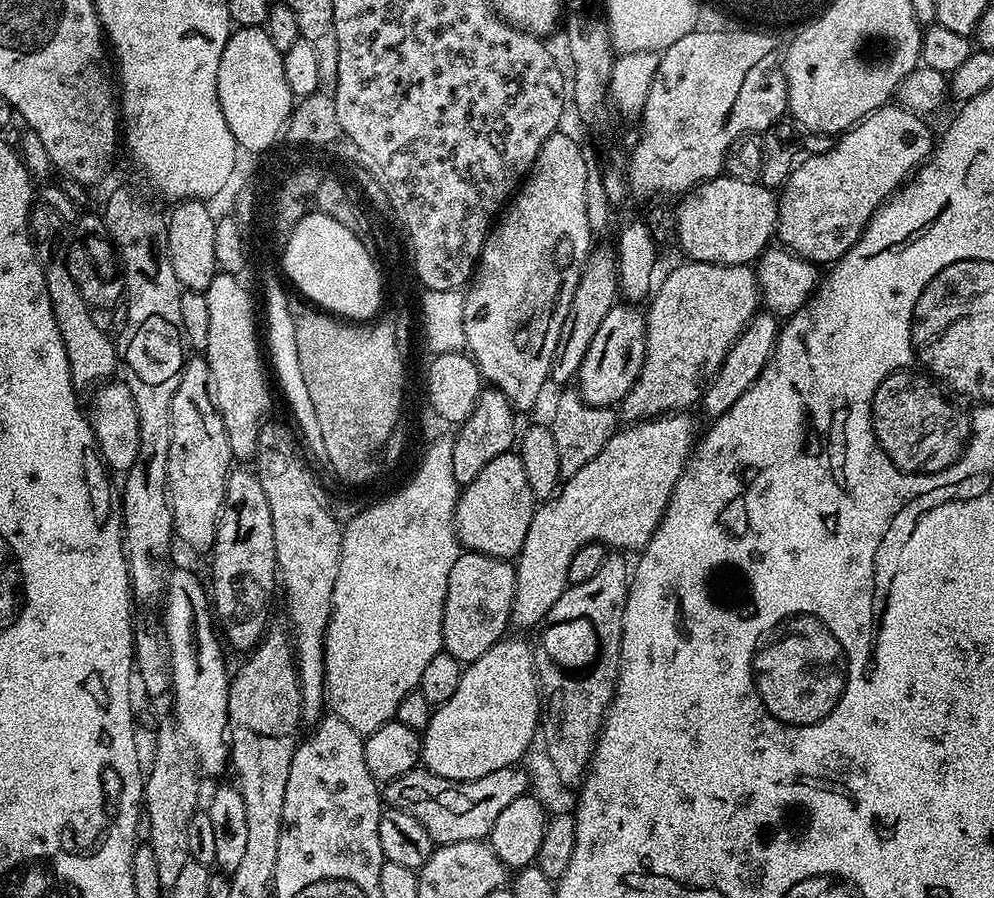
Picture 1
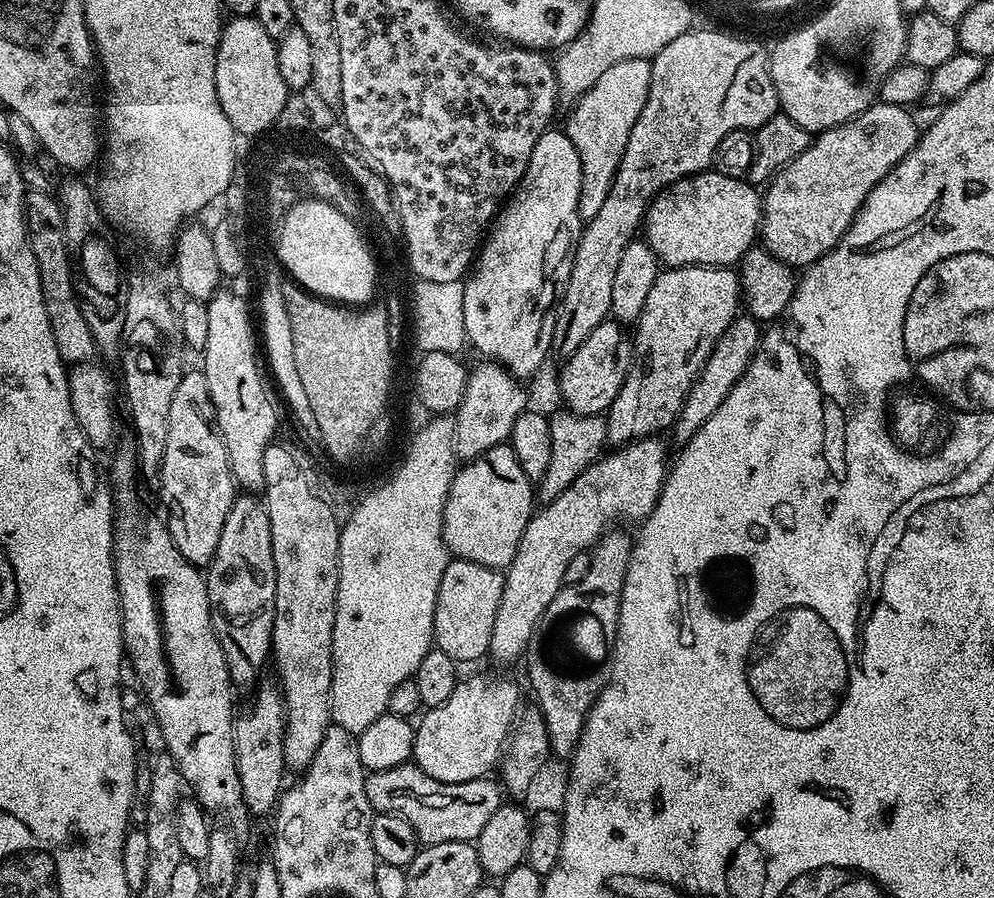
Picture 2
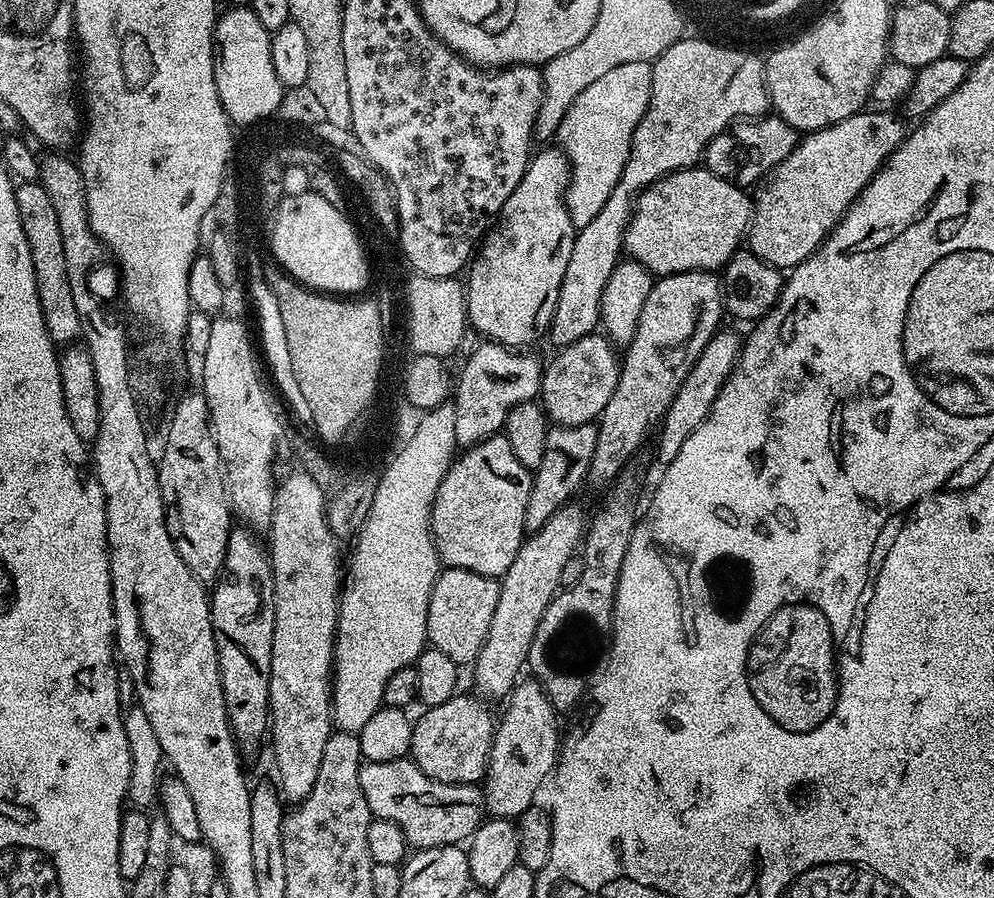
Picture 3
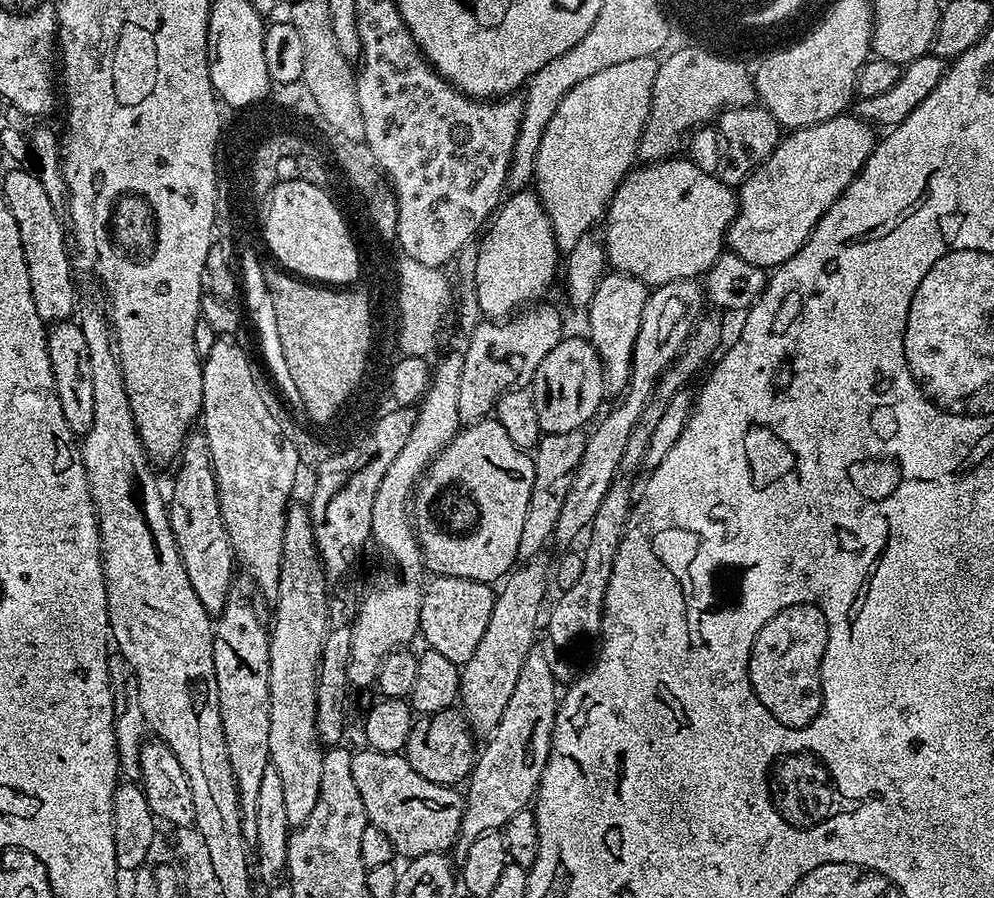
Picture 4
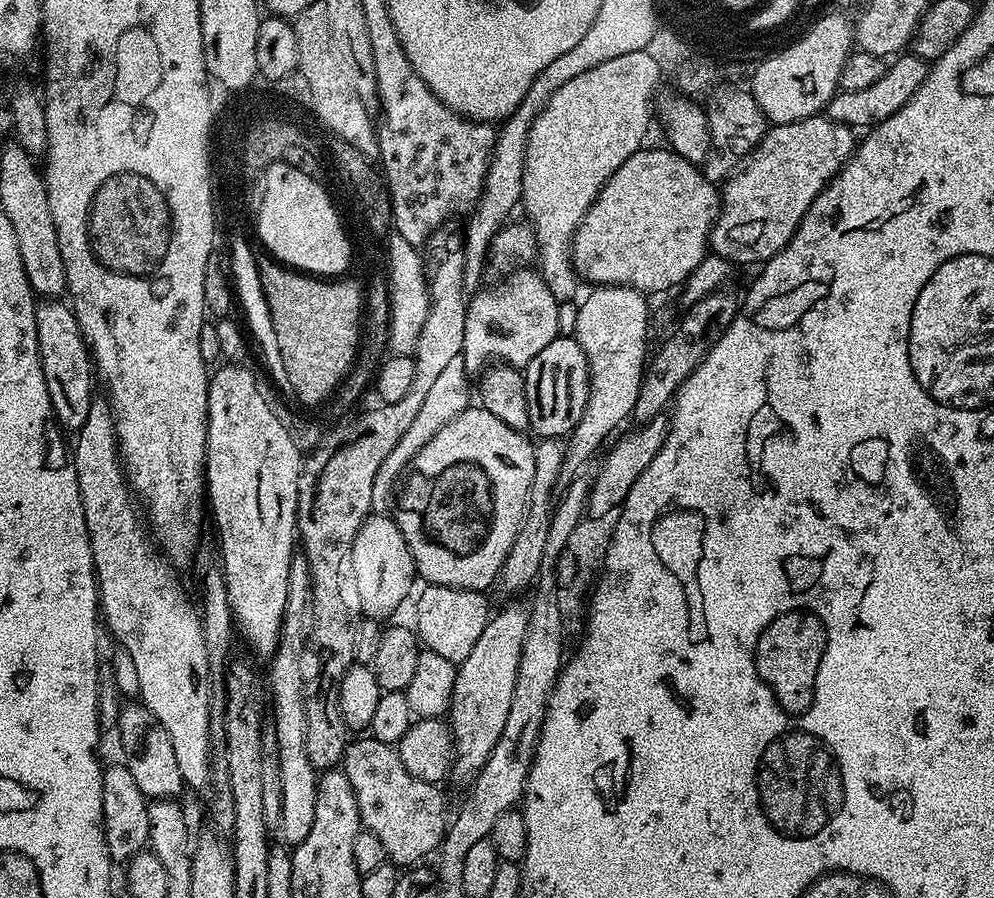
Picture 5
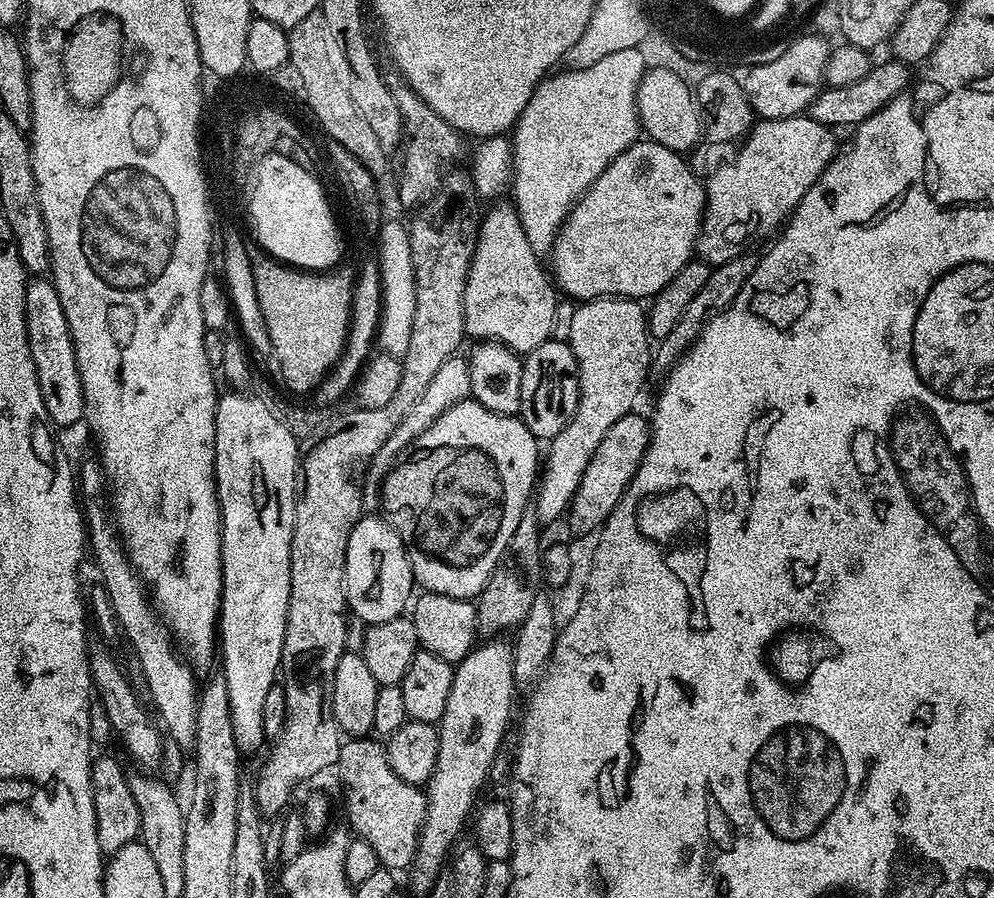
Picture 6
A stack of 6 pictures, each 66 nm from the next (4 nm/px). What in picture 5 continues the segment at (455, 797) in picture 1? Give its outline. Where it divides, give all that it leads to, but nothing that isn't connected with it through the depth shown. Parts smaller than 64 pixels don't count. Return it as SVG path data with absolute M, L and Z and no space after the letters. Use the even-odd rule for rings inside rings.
M371 738L349 739L342 771L354 790L363 831L374 834L374 838L382 842L393 865L419 865L423 856L431 852L433 855L439 849L450 823L450 808L448 812L444 796L437 785L422 782L422 778L414 778L414 774L402 766L402 758L393 745Z

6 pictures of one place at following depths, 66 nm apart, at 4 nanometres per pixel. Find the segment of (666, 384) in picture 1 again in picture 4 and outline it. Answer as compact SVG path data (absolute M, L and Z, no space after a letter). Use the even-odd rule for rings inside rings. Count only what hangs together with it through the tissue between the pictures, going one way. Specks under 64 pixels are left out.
M699 279L670 282L649 291L646 310L642 310L642 326L638 326L638 338L634 342L632 373L628 386L622 393L624 401L608 413L605 411L599 417L600 425L593 432L587 433L588 441L582 454L582 462L578 462L578 470L574 474L574 482L570 482L566 502L562 502L558 526L551 540L560 540L560 544L566 544L571 549L577 543L580 531L582 536L591 525L594 514L598 514L598 506L602 506L602 498L606 498L606 490L610 490L612 479L618 470L618 462L622 462L622 454L626 454L626 442L630 442L630 430L634 430L634 422L638 422L660 375L672 365L676 355L684 351L684 344L692 333L692 327L705 308L706 293Z

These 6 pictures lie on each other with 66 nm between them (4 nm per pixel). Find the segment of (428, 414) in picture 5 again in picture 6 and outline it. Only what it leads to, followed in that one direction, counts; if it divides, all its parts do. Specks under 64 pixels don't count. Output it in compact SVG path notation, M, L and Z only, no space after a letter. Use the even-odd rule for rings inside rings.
M457 354L448 361L444 371L436 377L436 383L430 385L430 387L424 391L422 398L418 398L418 402L414 406L410 406L410 411L406 414L406 418L402 418L402 422L398 426L394 426L394 434L390 434L390 438L386 438L386 442L382 442L382 447L378 450L378 454L374 454L371 460L369 460L367 469L362 476L365 513L372 514L379 509L380 487L383 486L386 474L395 466L397 460L411 448L412 443L415 442L449 406L469 399L471 391L468 361L463 355Z

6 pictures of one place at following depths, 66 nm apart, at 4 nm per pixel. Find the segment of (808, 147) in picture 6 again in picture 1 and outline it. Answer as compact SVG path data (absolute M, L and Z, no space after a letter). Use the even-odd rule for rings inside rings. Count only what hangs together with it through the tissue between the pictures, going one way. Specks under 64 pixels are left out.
M889 102L874 110L865 120L859 120L847 132L835 137L830 150L817 156L805 156L789 172L778 192L776 231L778 240L789 252L810 260L817 266L831 266L843 258L860 240L864 228L880 205L893 195L932 154L934 136L917 113Z

